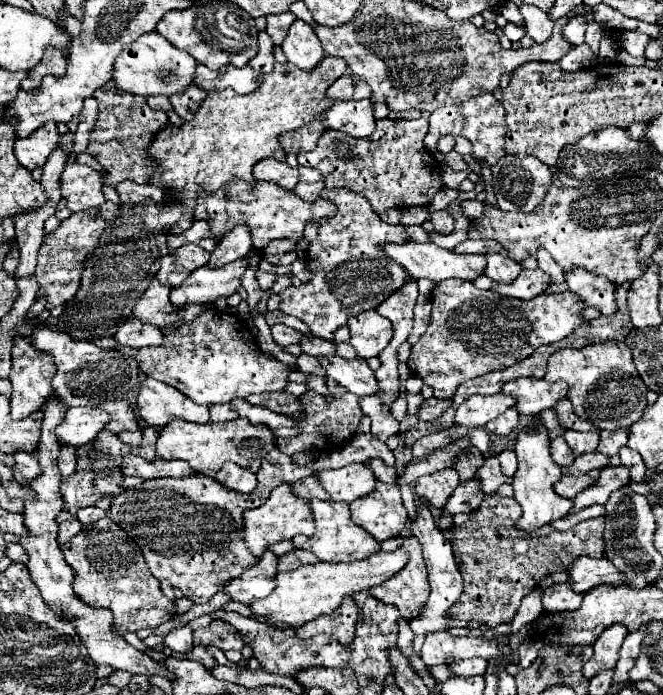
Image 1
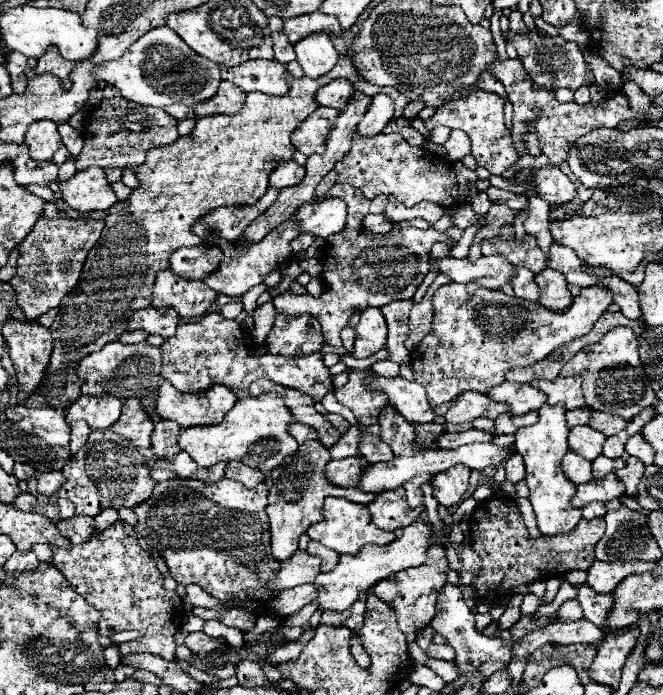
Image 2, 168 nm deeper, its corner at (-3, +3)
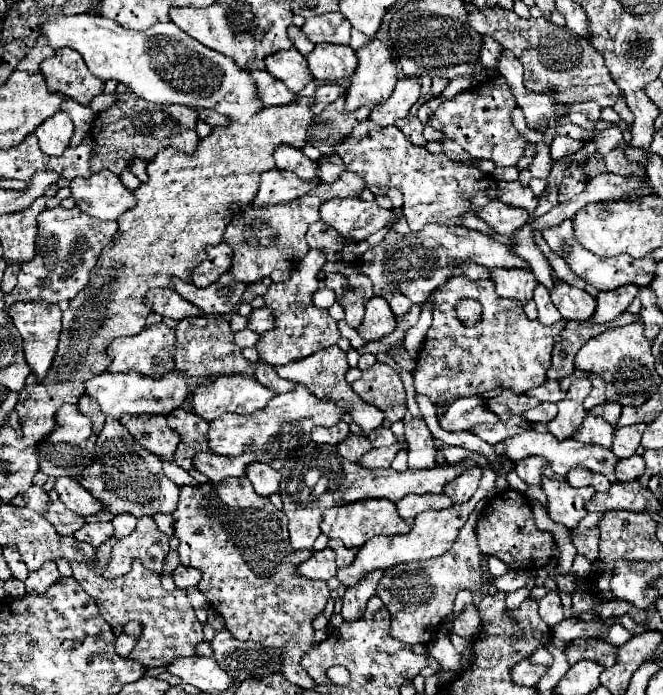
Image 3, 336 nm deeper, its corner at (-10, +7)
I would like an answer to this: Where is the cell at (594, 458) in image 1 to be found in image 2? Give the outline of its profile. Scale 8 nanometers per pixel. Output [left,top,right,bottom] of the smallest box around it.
[592,455,626,479]

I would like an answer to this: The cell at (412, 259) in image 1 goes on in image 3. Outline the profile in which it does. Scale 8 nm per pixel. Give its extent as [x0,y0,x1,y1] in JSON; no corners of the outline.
[491,269,539,305]

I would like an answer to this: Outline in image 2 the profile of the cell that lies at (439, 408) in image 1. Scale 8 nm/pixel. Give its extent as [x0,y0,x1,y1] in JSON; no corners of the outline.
[446,391,508,423]

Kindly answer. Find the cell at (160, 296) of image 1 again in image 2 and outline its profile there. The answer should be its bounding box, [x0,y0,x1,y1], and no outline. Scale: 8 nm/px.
[152,269,216,321]

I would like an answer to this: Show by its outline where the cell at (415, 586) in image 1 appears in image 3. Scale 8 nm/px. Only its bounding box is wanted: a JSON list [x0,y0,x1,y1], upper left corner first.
[377,510,485,645]

